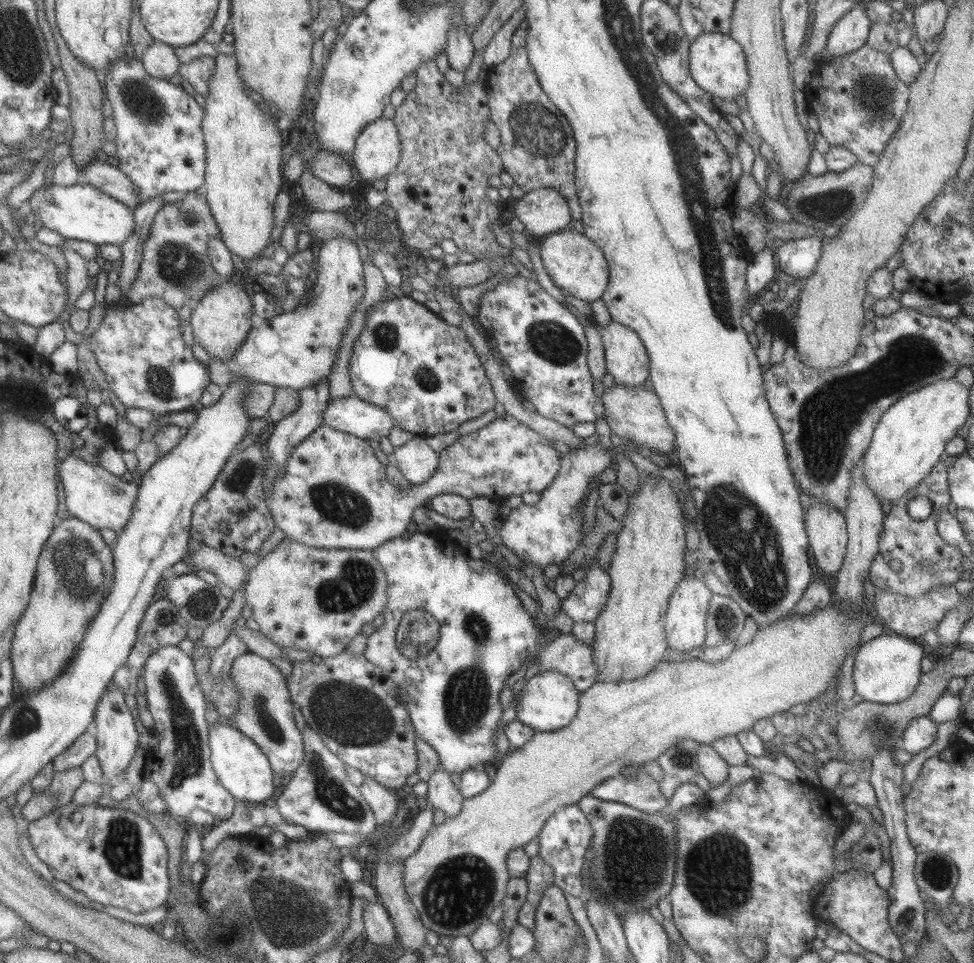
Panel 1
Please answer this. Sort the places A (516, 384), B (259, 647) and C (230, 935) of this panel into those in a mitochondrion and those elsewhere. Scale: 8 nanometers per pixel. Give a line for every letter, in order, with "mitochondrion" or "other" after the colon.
A: other
B: other
C: mitochondrion

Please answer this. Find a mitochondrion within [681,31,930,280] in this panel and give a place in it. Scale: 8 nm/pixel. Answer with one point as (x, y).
(871, 92)

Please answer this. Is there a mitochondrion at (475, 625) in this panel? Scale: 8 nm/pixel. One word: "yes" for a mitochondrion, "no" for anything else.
yes

